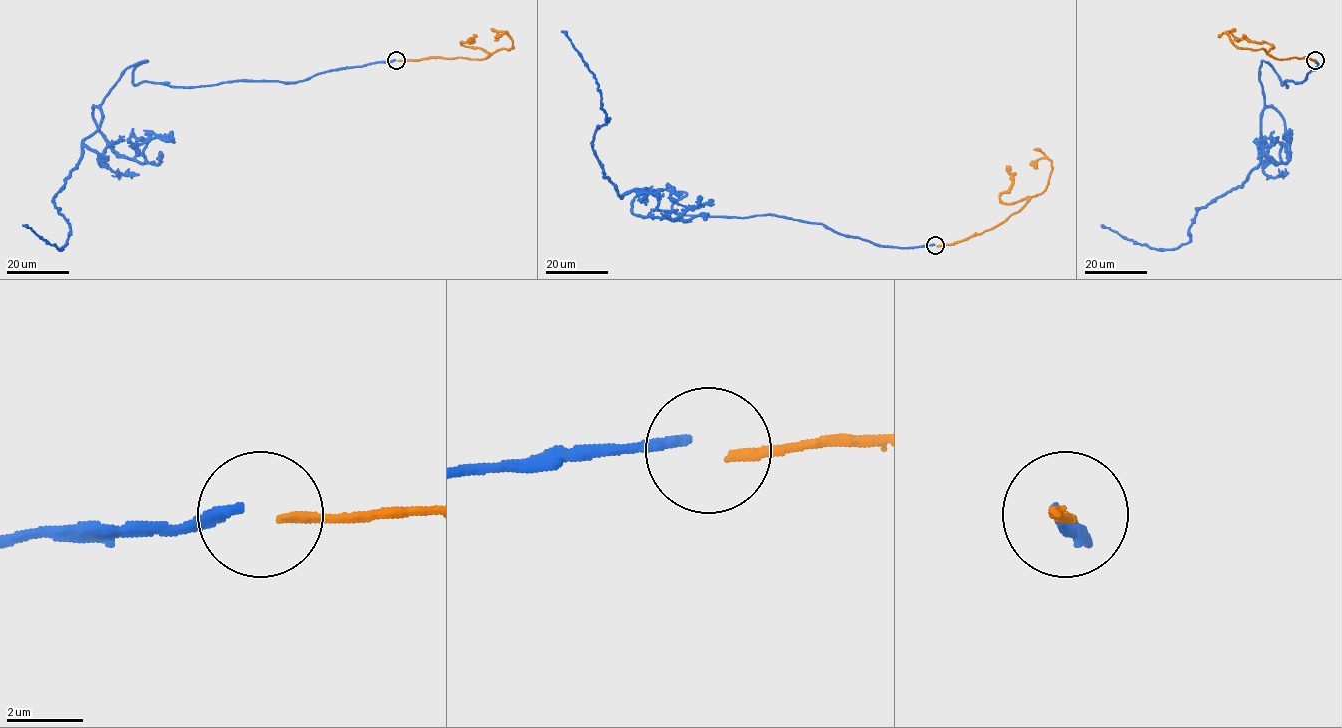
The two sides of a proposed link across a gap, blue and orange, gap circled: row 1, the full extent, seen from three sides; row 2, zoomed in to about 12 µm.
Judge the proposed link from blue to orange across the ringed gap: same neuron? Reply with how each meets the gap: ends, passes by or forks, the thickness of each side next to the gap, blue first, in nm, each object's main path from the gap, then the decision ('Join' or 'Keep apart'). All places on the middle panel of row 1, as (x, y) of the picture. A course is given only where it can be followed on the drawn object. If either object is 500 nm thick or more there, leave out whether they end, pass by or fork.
At the ring blue ends. At the ring orange ends. Thickness 280 nm (blue) against 220 nm. Course of blue: (934, 245), (675, 214), (685, 193), (667, 190), (621, 196), (593, 149), (601, 92), (561, 31). Course of orange: (936, 246), (953, 245), (1004, 222), (1031, 196), (1041, 193), (1051, 162), (1042, 158), (1037, 161), (1037, 168). Keep apart

